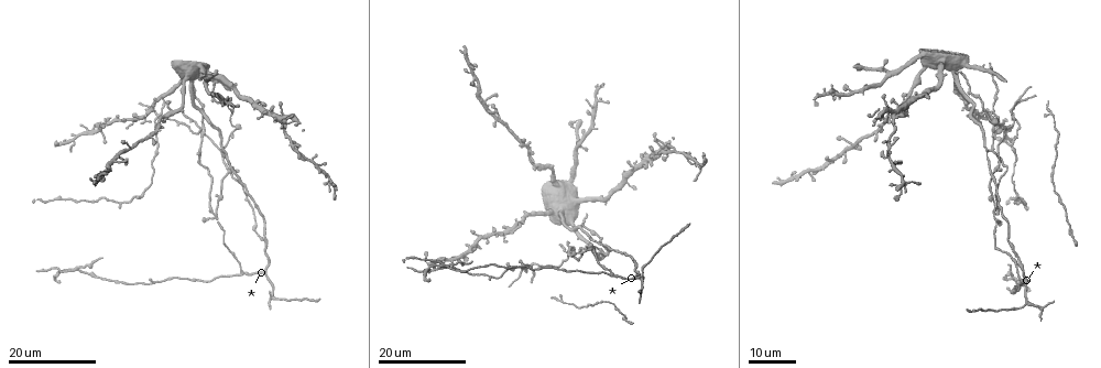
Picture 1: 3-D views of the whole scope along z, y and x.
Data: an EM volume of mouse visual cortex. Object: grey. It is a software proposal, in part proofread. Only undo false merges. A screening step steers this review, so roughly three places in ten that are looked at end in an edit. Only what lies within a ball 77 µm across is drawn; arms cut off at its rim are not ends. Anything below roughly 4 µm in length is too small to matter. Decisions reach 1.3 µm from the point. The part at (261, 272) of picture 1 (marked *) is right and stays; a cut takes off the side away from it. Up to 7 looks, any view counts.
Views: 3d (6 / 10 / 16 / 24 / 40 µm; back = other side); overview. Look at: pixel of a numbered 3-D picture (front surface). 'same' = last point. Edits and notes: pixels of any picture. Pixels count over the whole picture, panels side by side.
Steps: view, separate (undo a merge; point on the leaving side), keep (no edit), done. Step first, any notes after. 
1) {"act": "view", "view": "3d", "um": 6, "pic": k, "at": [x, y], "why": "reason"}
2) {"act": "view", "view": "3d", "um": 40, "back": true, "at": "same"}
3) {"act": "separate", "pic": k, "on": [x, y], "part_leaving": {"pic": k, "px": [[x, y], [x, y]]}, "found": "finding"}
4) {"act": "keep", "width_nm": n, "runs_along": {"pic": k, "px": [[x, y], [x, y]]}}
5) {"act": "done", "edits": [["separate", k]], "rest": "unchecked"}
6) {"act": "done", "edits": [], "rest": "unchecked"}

{"act": "view", "view": "3d", "um": 16, "pic": 1, "at": [213, 215], "why": "four-way junction"}

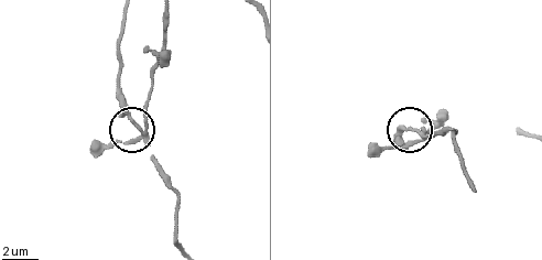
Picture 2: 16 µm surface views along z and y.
{"act": "view", "view": "3d", "um": 10, "pic": 2, "at": [422, 132]}

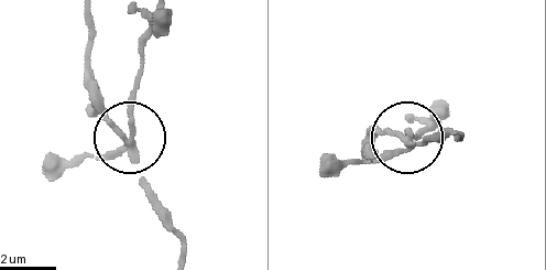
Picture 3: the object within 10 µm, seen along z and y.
{"act": "view", "view": "3d", "um": 6, "pic": 3, "at": [403, 136], "why": "closer look"}

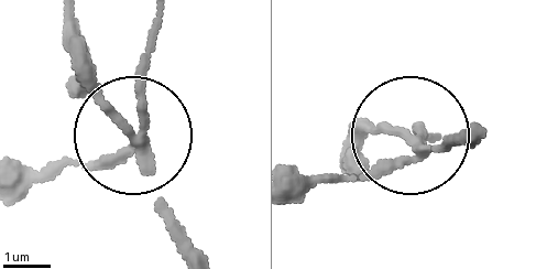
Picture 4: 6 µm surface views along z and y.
{"act": "separate", "pic": 4, "on": [137, 90], "width_nm": 200, "part_leaving": {"pic": 4, "px": [[140, 143], [140, 64], [155, 17]]}, "found": "two cells meet here"}

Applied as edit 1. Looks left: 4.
{"act": "view", "view": "overview", "why": "see it whole again"}

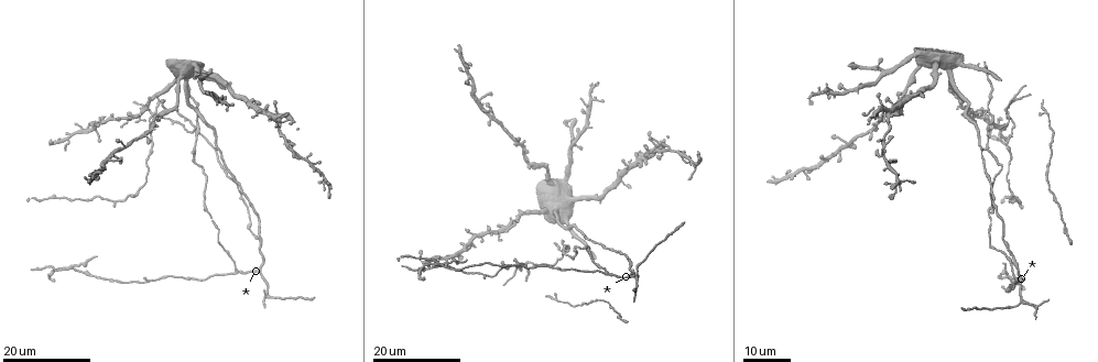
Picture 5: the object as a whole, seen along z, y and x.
{"act": "view", "view": "3d", "um": 16, "pic": 5, "at": [1009, 141], "why": "thick turns thin"}

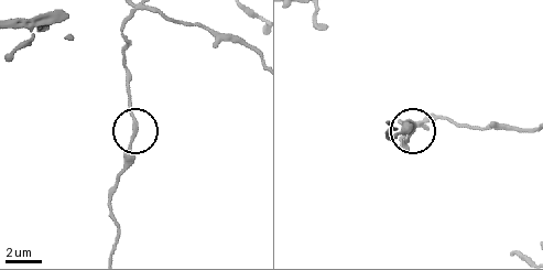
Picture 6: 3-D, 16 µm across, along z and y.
{"act": "view", "view": "3d", "um": 6, "pic": 6, "at": [136, 127], "why": "closer look"}

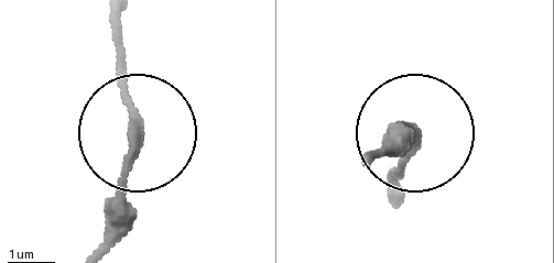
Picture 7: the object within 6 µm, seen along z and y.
{"act": "keep", "width_nm": 200, "runs_along": {"pic": 7, "px": [[113, 18], [132, 160], [109, 239]]}, "found": "one cell here"}

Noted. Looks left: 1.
{"act": "done", "edits": [["separate", 4]], "rest": "unchecked"}

